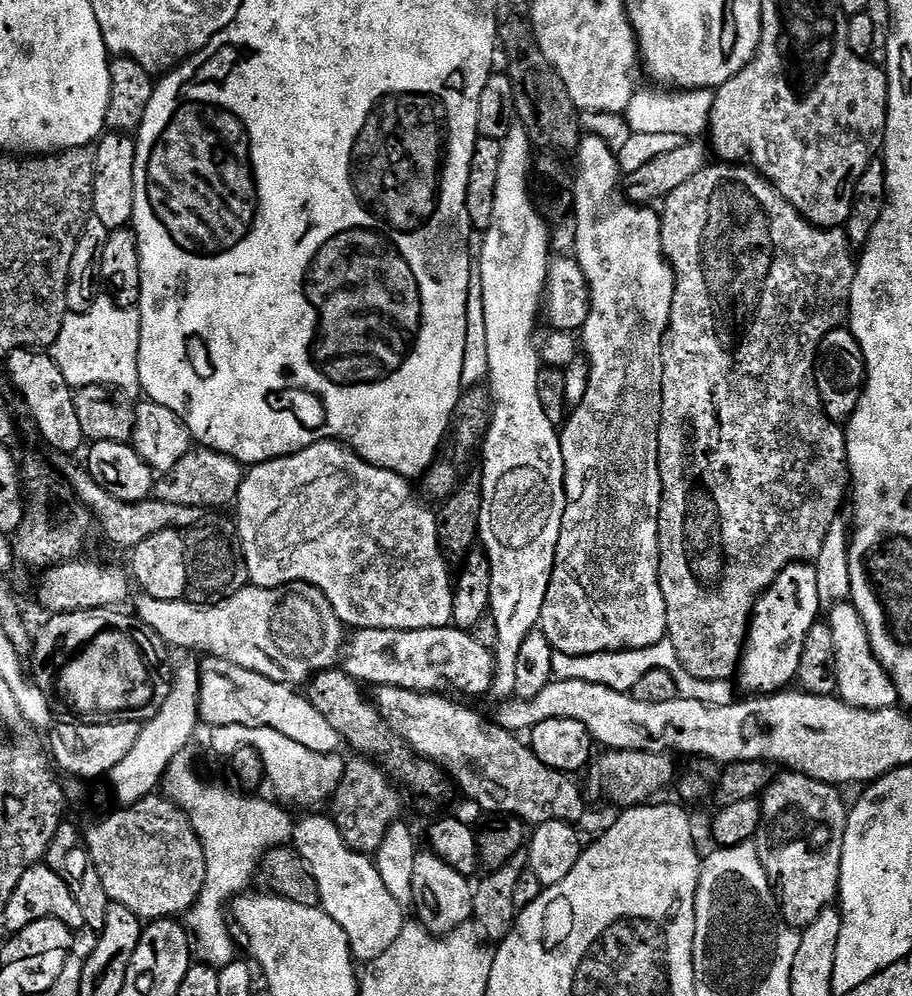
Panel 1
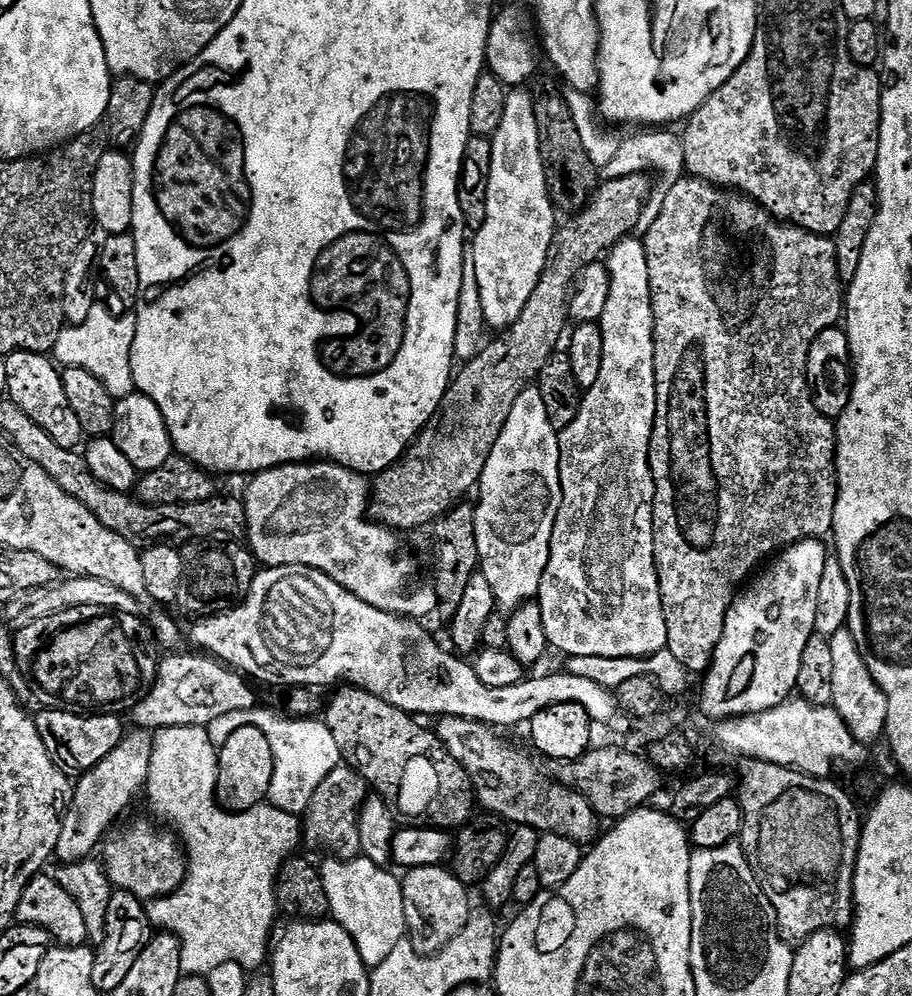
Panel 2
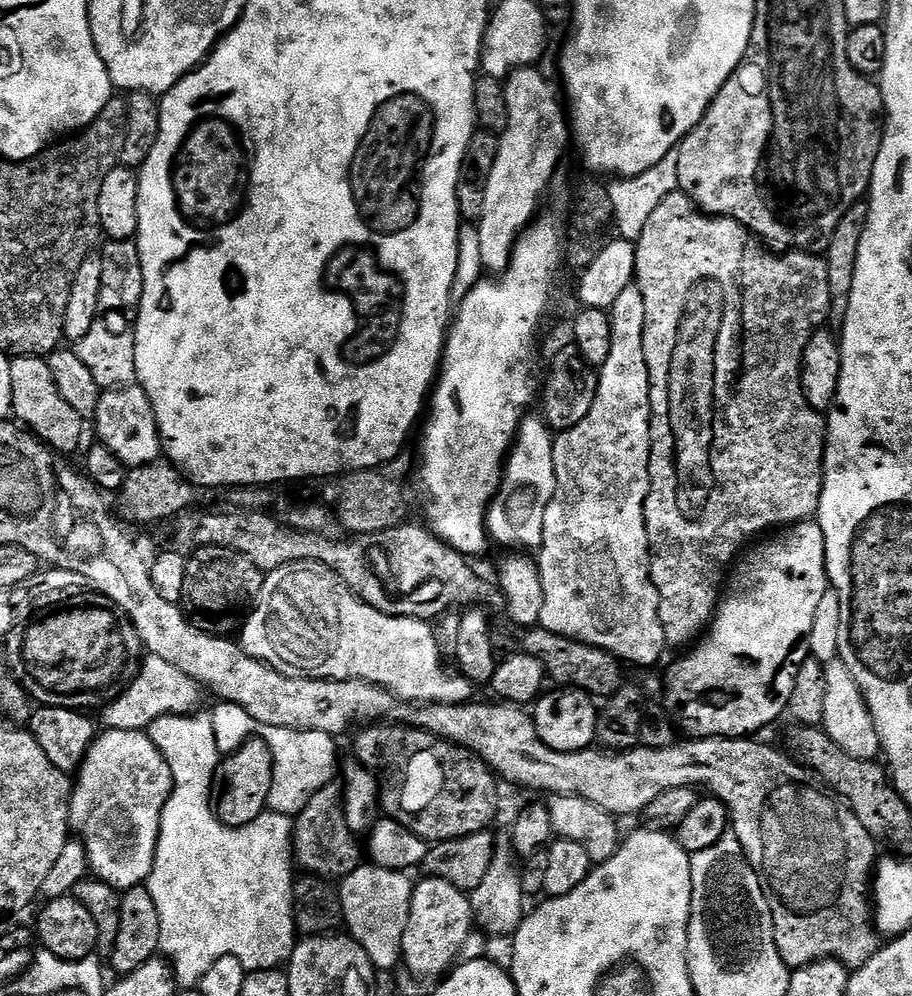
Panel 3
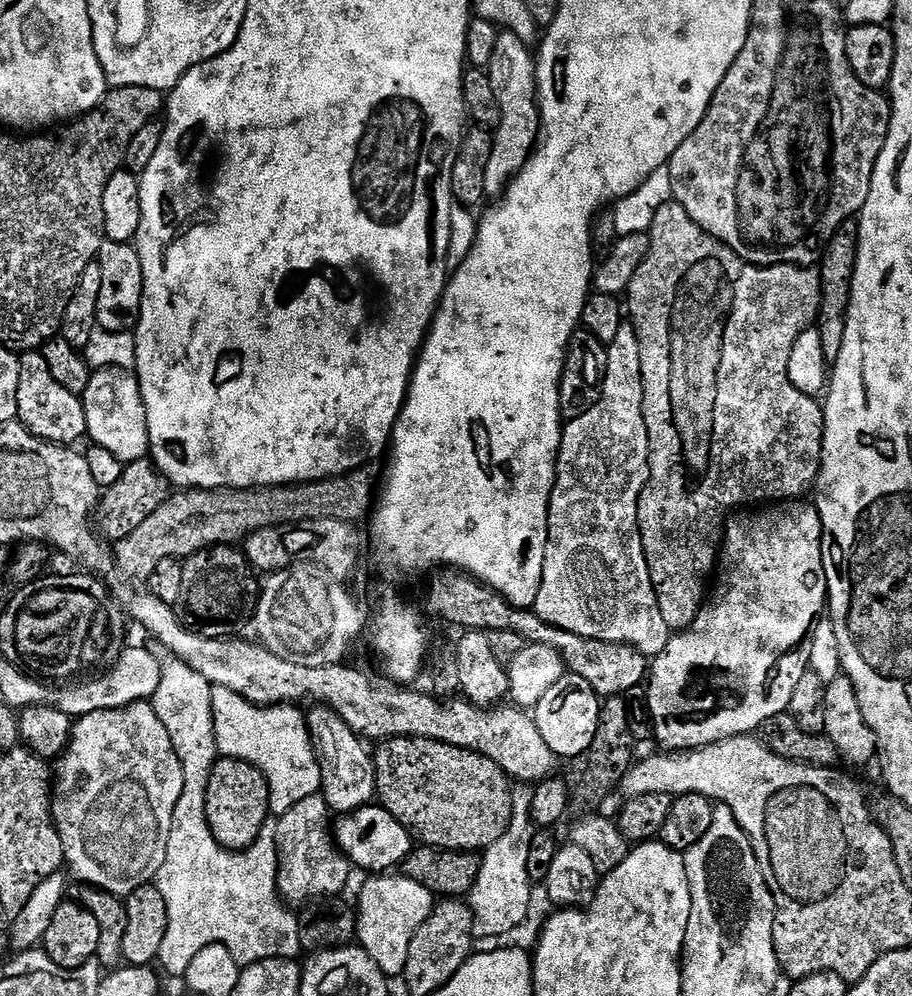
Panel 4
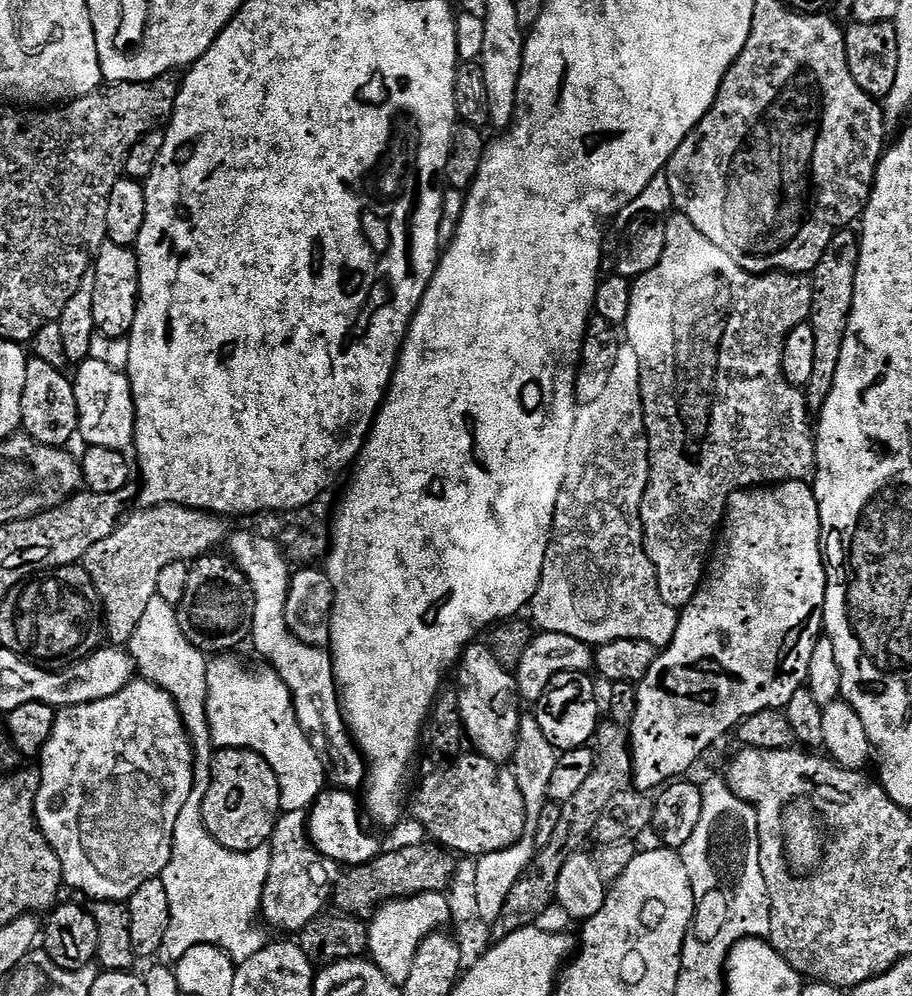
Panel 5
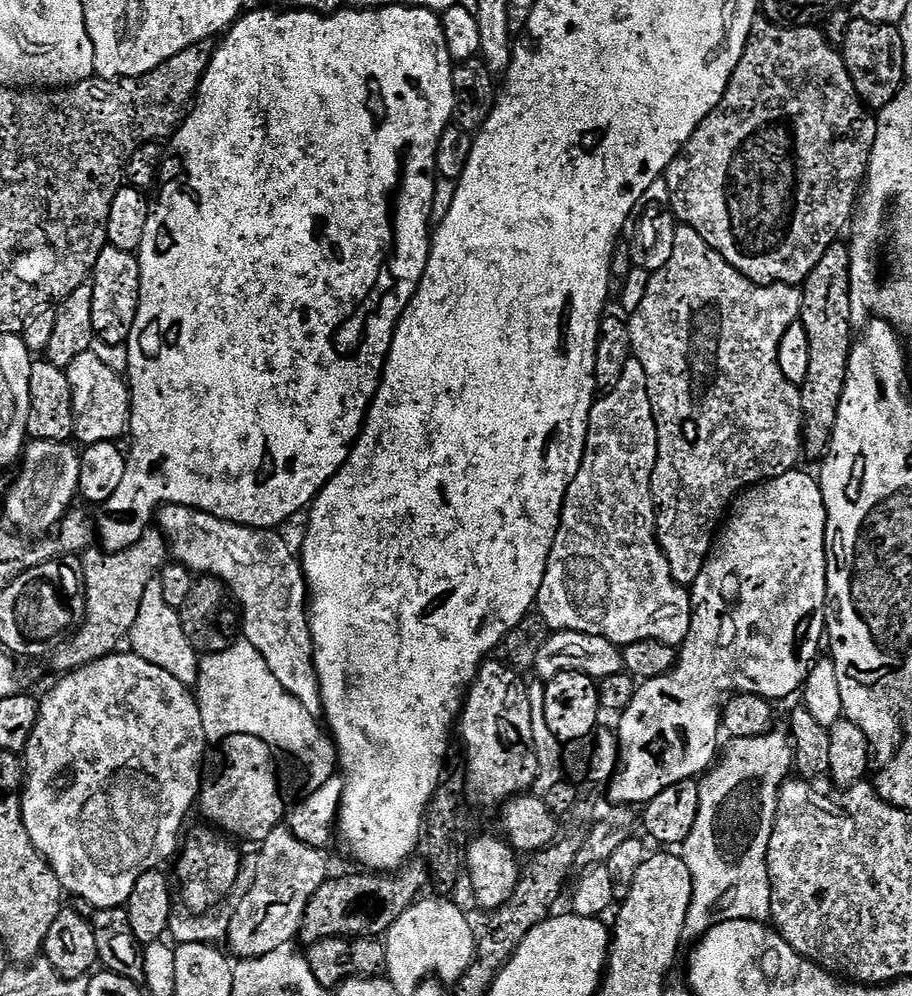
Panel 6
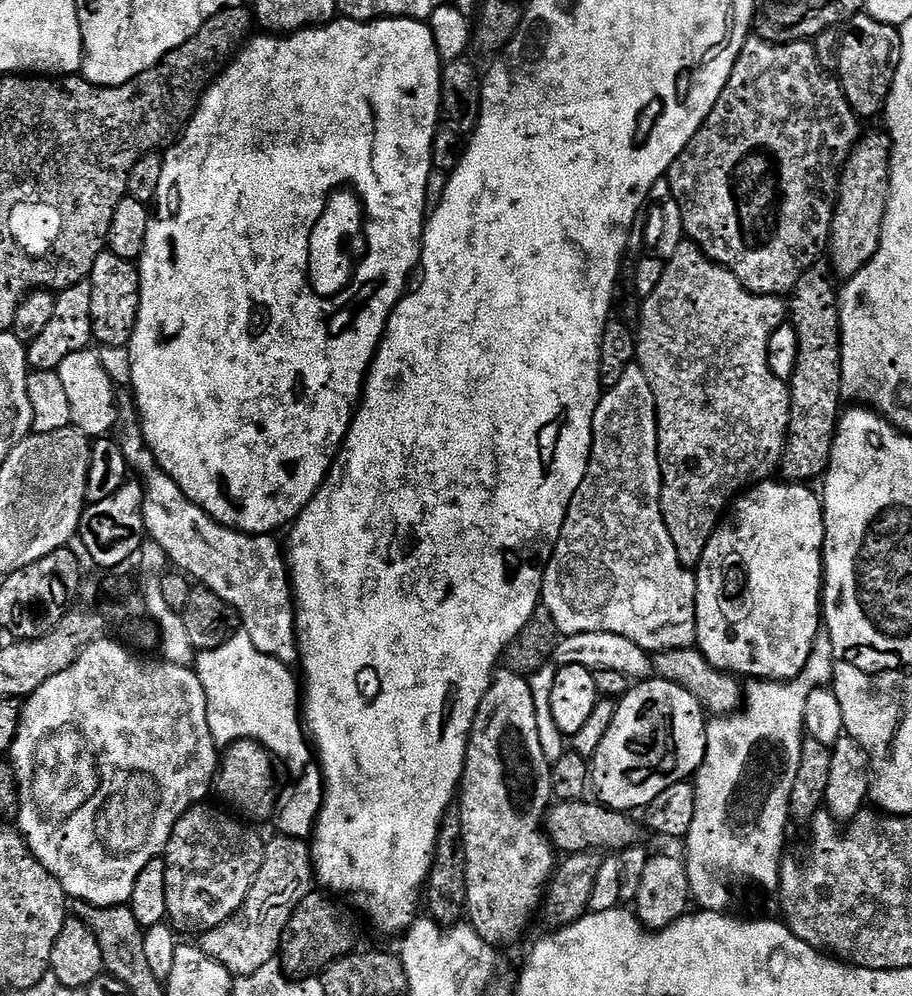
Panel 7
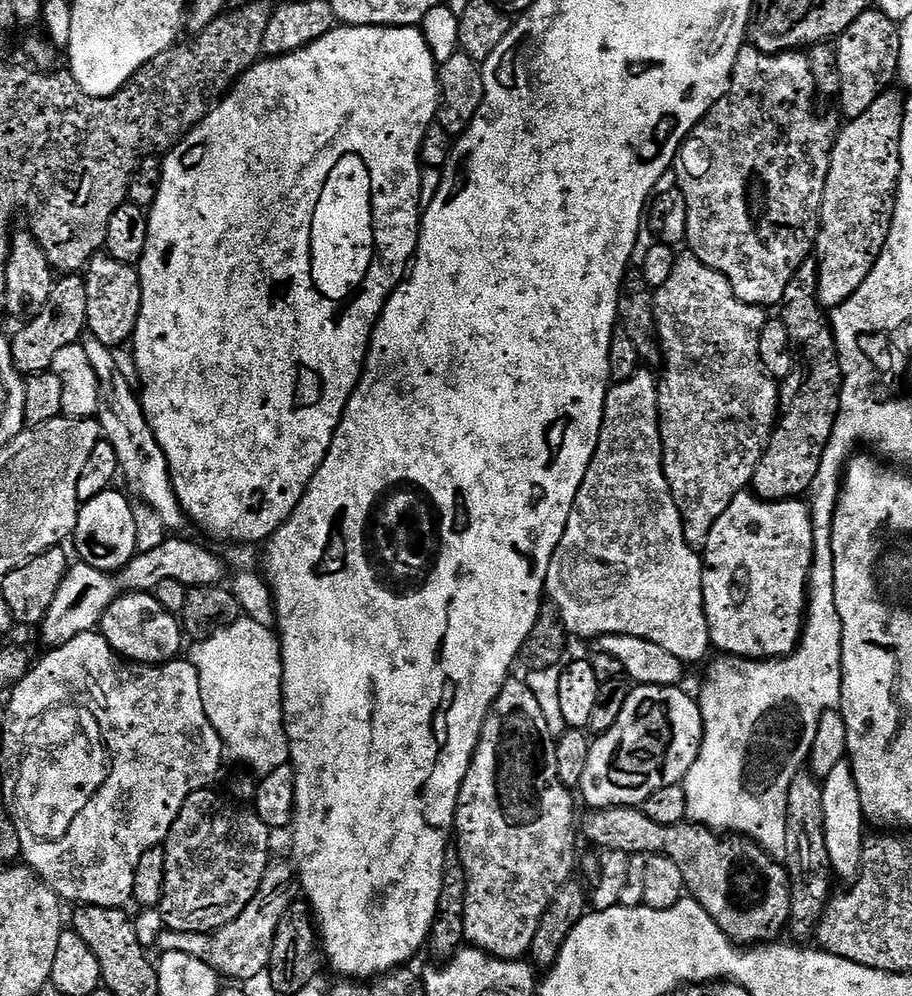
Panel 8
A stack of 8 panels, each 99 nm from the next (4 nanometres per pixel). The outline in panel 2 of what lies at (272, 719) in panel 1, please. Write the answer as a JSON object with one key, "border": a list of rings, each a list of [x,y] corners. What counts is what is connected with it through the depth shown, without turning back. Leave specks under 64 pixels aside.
{"border":[[[168,654],[161,662],[160,673],[152,689],[143,693],[144,700],[135,701],[137,704],[132,712],[132,724],[137,729],[199,728],[212,724],[214,718],[222,718],[222,714],[246,712],[257,707],[256,692],[251,688],[253,685],[240,672],[207,654],[172,655],[176,654]]]}

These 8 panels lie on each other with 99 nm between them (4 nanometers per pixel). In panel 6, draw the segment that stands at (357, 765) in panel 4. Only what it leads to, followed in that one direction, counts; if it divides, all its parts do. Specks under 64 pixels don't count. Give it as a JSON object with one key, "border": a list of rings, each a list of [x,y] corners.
{"border":[[[181,504],[164,506],[159,509],[159,531],[168,542],[170,556],[175,563],[184,564],[194,574],[212,576],[221,580],[236,597],[236,603],[242,613],[242,636],[250,641],[254,650],[266,658],[270,674],[281,683],[303,709],[313,717],[323,713],[321,706],[321,688],[318,682],[316,663],[313,660],[312,630],[308,622],[307,580],[303,563],[294,556],[280,532],[266,528],[247,528],[245,524],[231,524],[228,520],[204,516],[201,518],[196,509],[184,508]]]}

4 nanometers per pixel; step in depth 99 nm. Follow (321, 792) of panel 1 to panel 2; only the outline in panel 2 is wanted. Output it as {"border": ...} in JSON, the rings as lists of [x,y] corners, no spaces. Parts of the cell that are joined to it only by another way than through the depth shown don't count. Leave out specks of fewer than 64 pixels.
{"border":[[[260,711],[235,712],[222,714],[222,718],[214,718],[214,722],[207,725],[210,742],[216,749],[222,749],[230,734],[242,727],[257,727],[262,734],[266,734],[276,760],[267,803],[272,803],[271,807],[275,810],[302,814],[310,806],[310,798],[314,798],[314,790],[318,790],[318,786],[326,782],[326,774],[330,774],[330,770],[341,767],[342,757],[336,736],[320,718],[279,720],[268,712]]]}

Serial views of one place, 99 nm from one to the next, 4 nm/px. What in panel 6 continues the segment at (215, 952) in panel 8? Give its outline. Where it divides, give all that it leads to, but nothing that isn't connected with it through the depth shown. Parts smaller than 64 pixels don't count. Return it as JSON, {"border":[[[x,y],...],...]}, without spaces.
{"border":[[[286,826],[276,827],[258,850],[252,882],[245,891],[248,893],[241,898],[236,913],[228,916],[227,951],[240,960],[253,960],[278,950],[278,946],[293,943],[300,935],[300,923],[310,898],[314,898],[314,890],[330,876],[325,853],[298,842]]]}

